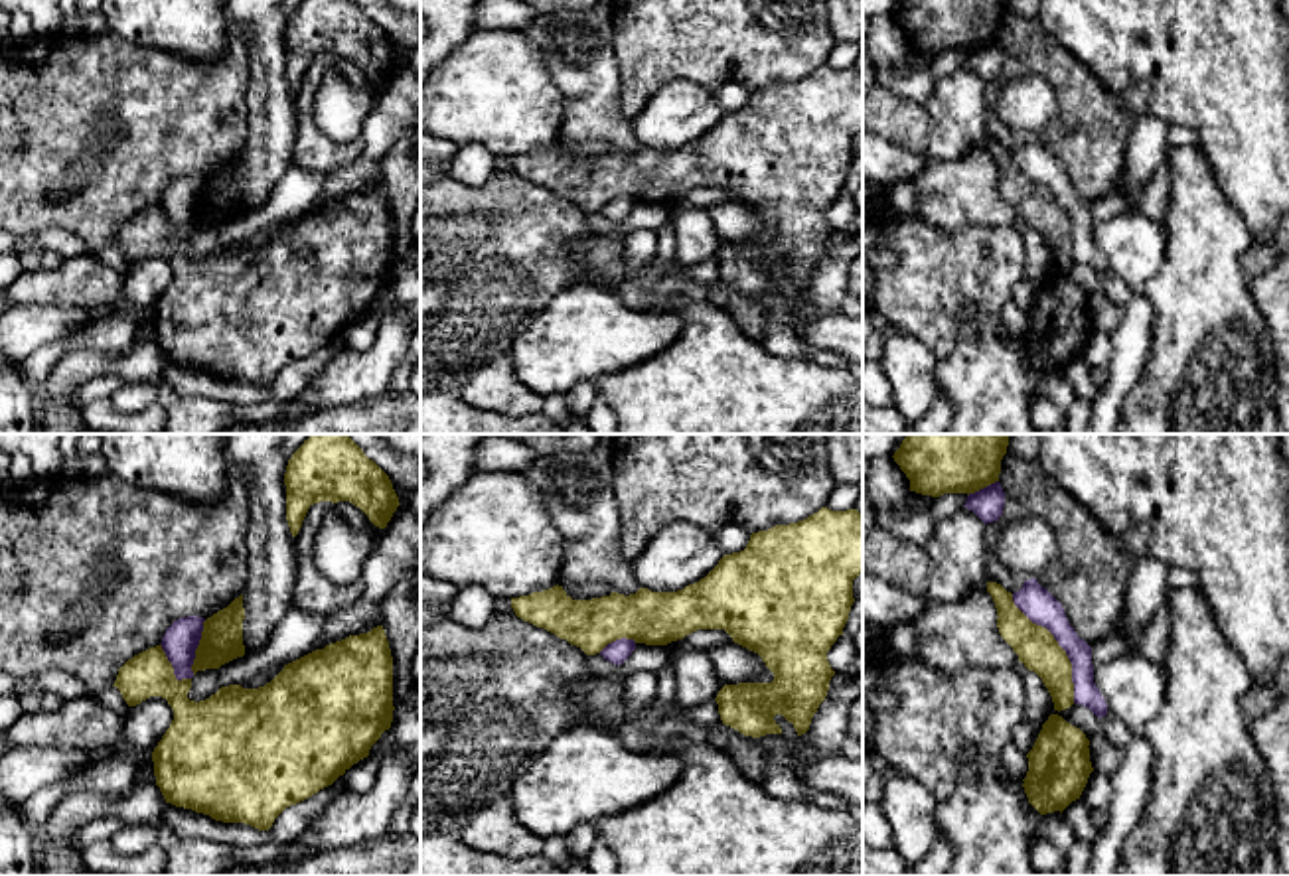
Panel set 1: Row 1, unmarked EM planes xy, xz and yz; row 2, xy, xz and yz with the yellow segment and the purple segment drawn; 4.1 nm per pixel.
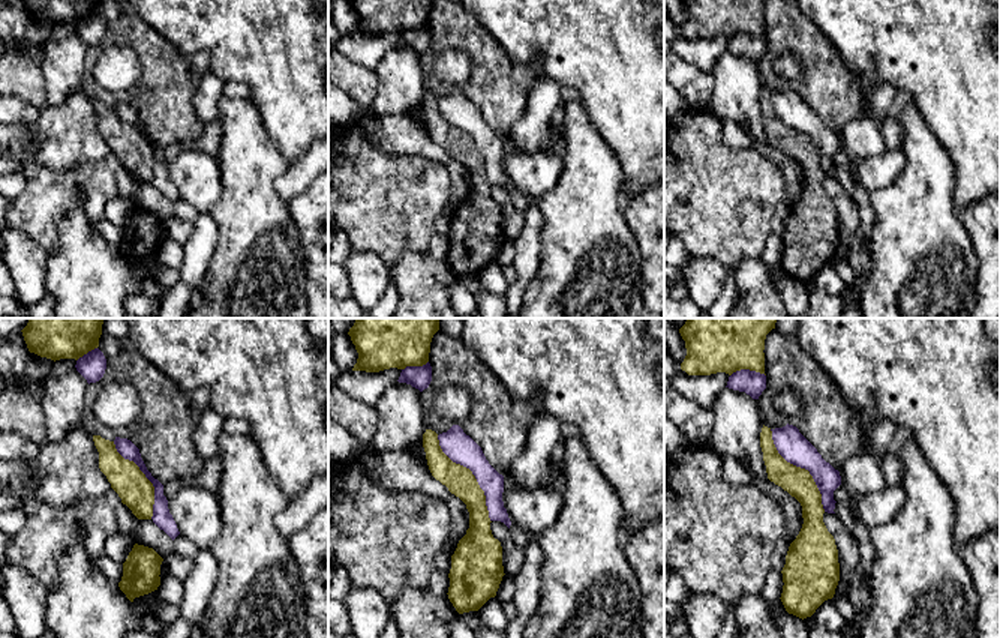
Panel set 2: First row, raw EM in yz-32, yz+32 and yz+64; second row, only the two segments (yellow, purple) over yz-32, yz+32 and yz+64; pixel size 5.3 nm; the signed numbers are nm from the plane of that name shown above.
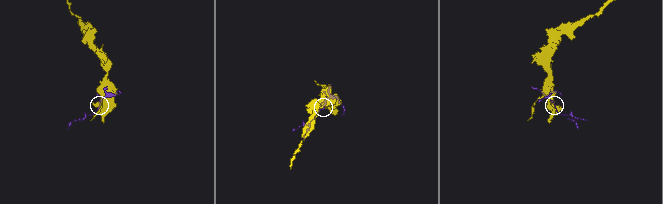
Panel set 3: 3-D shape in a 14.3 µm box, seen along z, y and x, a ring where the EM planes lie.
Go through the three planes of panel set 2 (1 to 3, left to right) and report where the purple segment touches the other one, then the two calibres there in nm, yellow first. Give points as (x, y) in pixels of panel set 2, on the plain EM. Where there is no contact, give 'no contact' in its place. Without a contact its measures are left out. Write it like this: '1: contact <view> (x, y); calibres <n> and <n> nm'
1: contact yz-32 (146, 141); calibres 180 and 100 nm
2: contact yz+32 (473, 138); calibres 150 and 160 nm
3: contact yz+64 (802, 132); calibres 160 and 160 nm

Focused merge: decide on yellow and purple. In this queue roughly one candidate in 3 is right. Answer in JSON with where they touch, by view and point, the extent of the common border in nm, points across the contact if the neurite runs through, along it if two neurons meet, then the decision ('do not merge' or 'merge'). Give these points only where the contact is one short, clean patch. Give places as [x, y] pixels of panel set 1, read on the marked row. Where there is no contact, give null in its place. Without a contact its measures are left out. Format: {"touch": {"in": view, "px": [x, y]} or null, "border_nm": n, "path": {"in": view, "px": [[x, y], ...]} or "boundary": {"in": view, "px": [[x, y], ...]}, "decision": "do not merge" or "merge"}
{"touch": {"in": "yz", "px": [1059, 646]}, "border_nm": 500, "decision": "do not merge"}

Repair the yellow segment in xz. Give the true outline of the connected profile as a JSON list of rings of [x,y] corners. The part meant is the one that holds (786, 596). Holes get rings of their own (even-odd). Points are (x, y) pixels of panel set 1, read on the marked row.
[[[821,507],[803,521],[776,525],[750,535],[744,550],[724,554],[699,582],[677,592],[651,592],[592,600],[572,600],[563,586],[511,598],[517,618],[580,647],[600,653],[616,639],[645,645],[667,645],[697,629],[724,629],[734,643],[758,653],[774,673],[772,683],[724,685],[717,694],[722,724],[744,736],[782,734],[774,720],[782,714],[797,736],[809,730],[811,718],[825,700],[835,675],[827,651],[843,635],[853,598],[853,580],[863,574],[863,515],[857,509]]]

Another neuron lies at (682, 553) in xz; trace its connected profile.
[[[671,521],[638,554],[634,576],[651,592],[677,592],[705,578],[722,556],[711,531],[689,521]]]

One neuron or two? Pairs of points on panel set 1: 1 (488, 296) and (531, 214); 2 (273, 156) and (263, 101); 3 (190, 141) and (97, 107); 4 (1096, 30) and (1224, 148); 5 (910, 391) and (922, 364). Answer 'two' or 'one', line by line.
1: one
2: one
3: one
4: one
5: one

